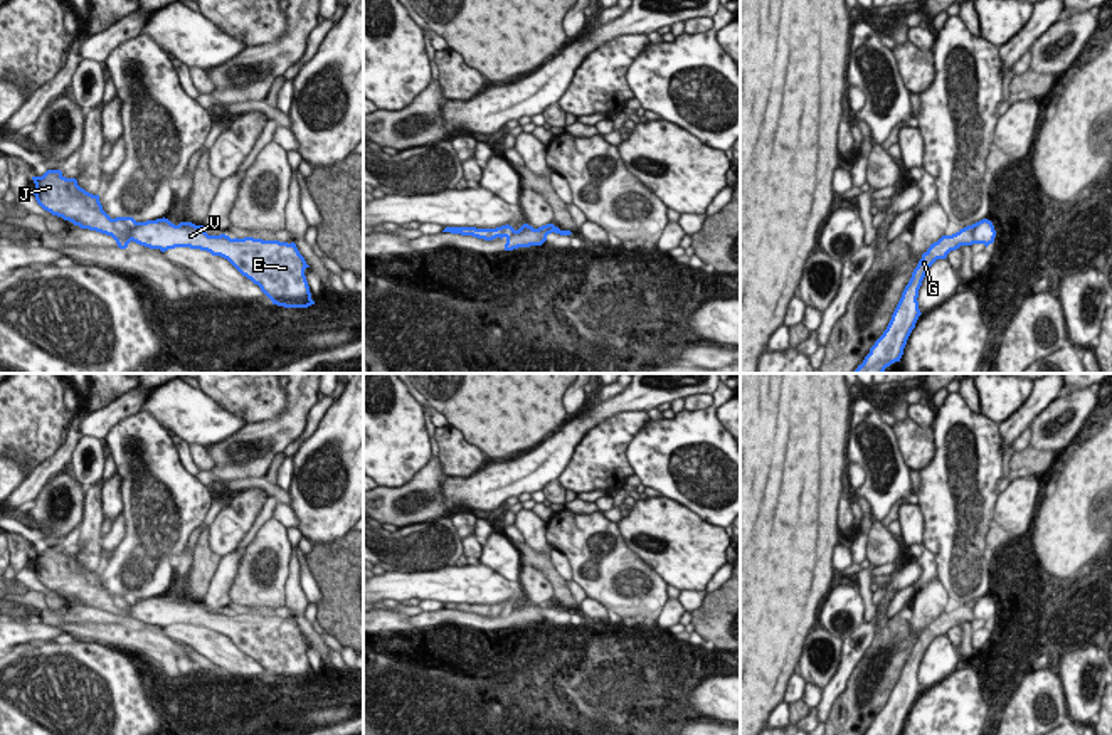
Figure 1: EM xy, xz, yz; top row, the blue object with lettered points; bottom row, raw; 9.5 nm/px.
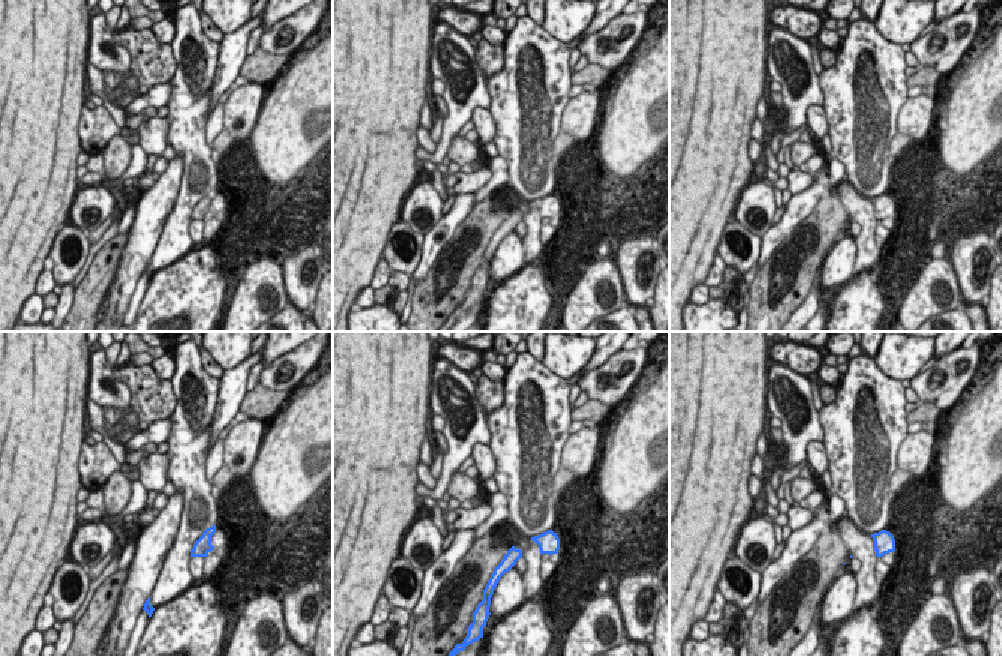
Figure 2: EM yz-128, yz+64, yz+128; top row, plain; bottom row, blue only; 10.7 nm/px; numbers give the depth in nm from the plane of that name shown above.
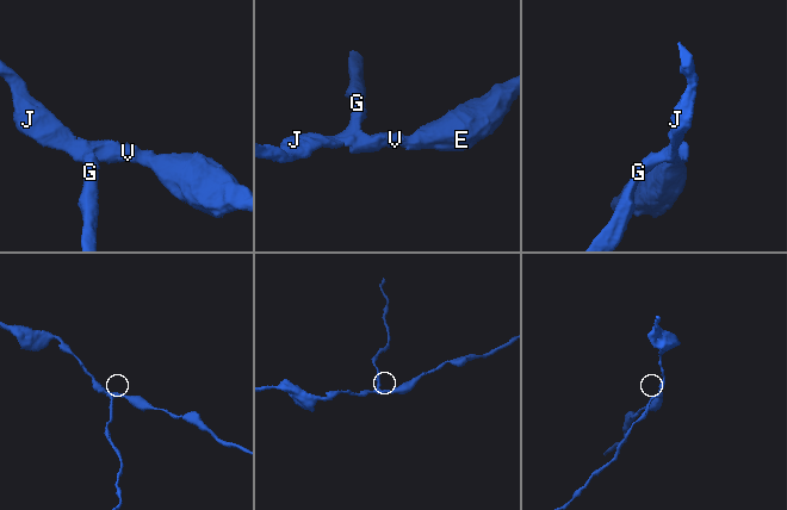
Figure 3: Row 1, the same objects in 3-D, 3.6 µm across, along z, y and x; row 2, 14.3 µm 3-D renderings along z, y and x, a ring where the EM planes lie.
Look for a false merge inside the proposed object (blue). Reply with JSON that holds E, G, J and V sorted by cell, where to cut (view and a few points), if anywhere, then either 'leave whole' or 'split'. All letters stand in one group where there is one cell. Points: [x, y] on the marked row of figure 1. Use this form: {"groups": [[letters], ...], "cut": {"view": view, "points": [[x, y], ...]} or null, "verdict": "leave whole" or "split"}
{"groups": [["E", "V"], ["G", "J"]], "cut": {"view": "yz", "points": [[976, 224], [969, 229], [974, 243]]}, "verdict": "split"}

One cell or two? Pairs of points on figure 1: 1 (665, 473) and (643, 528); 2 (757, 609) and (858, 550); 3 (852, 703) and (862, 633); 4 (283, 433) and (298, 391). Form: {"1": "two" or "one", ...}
{"1": "two", "2": "two", "3": "two", "4": "one"}

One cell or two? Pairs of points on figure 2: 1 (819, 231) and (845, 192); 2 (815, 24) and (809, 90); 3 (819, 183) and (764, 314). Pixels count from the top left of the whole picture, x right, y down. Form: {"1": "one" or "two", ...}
{"1": "two", "2": "two", "3": "two"}

